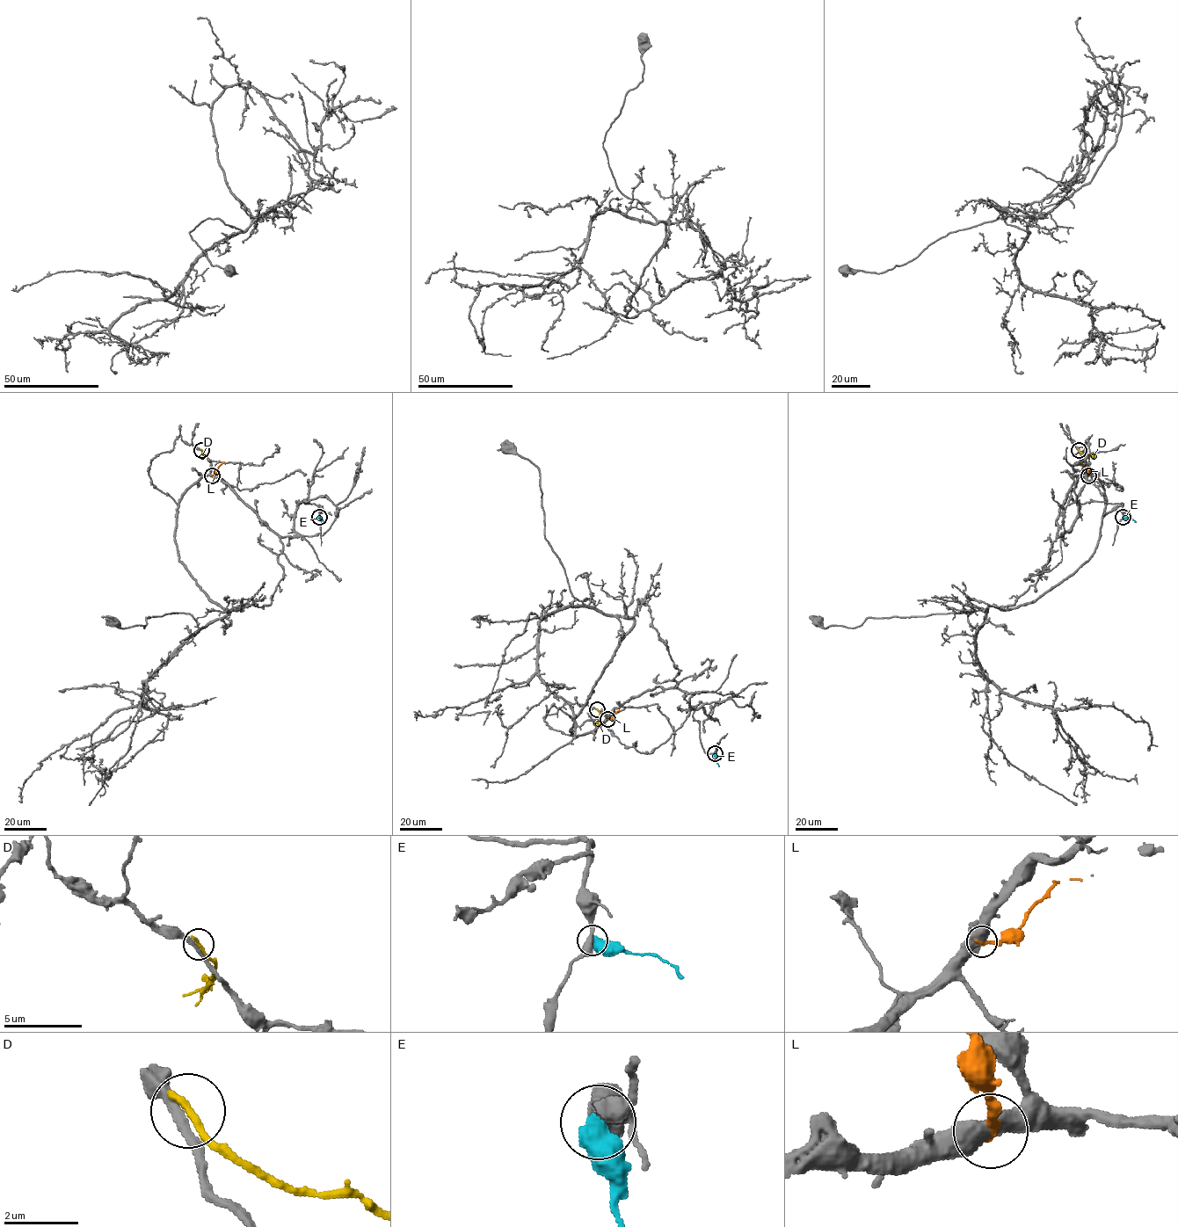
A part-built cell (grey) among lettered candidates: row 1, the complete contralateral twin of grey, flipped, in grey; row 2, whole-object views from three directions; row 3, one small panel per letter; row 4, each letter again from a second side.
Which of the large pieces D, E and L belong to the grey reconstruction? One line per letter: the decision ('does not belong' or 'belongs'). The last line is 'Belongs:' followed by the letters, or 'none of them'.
D: does not belong
E: belongs
L: does not belong
Belongs: E

